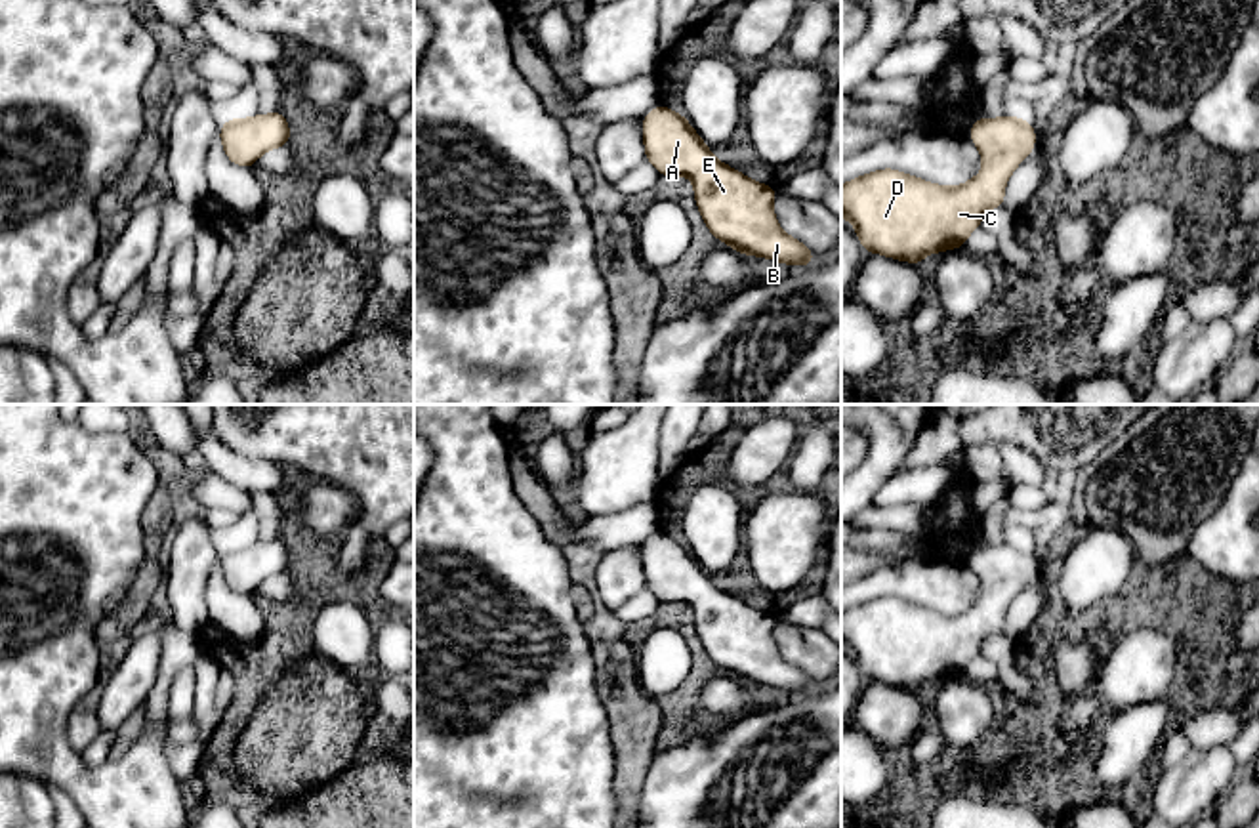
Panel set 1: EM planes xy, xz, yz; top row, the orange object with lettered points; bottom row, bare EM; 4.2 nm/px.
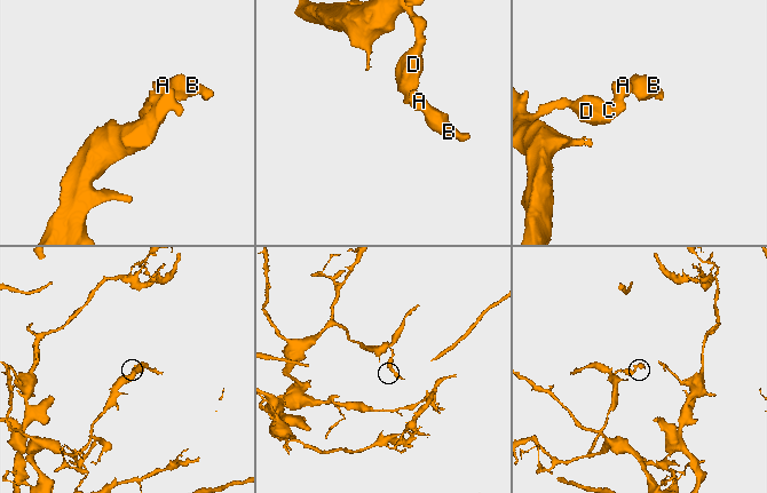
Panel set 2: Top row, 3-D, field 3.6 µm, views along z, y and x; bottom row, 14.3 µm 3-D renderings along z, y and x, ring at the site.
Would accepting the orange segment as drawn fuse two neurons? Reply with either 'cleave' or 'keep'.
keep

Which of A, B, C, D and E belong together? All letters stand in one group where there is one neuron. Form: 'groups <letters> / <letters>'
groups A B C D E

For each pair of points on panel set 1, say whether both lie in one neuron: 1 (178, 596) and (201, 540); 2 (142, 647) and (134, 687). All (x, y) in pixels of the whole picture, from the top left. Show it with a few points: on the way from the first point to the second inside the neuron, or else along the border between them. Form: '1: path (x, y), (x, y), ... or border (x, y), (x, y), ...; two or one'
1: path (185, 582), (193, 554); one
2: path (142, 657), (134, 678); one

